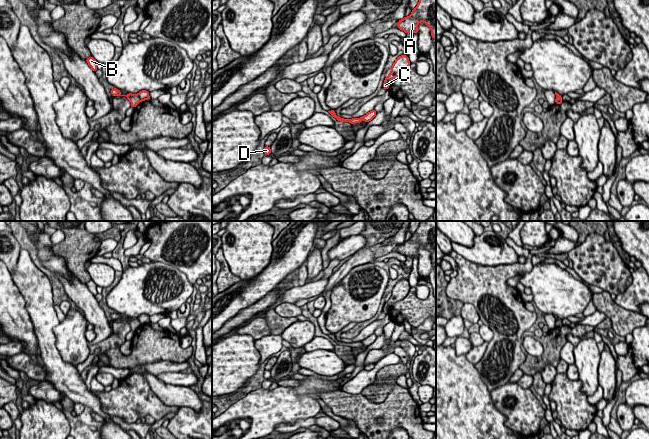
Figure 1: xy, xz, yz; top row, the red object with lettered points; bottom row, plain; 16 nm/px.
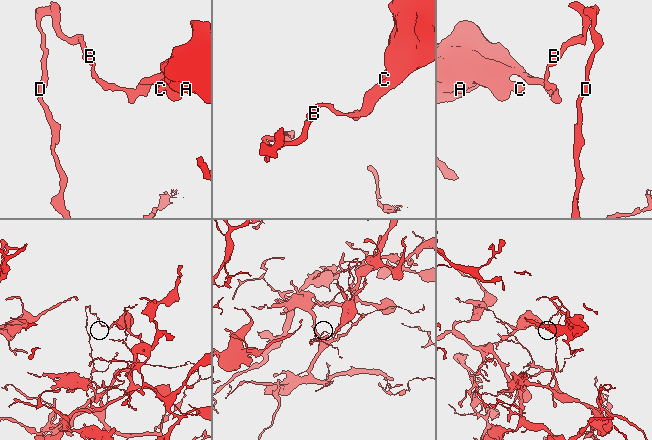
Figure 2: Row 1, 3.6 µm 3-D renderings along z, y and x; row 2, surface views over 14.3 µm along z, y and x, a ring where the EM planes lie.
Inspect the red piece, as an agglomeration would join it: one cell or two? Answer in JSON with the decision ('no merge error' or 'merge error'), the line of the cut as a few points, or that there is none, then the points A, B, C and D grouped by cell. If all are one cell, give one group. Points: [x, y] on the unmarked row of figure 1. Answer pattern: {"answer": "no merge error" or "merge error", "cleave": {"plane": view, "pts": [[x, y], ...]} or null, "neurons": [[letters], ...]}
{"answer": "merge error", "cleave": {"plane": "xy", "pts": [[137, 318], [141, 324]]}, "neurons": [["A", "C"], ["B", "D"]]}

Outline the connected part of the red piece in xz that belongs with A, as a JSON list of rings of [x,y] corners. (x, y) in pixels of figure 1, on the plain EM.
[[[420,221],[411,238],[398,245],[397,251],[405,257],[418,257],[418,248],[424,246],[436,265],[436,221]]]

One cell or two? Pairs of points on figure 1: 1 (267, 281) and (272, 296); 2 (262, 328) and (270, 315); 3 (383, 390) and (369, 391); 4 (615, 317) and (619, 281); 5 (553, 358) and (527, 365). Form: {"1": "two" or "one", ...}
{"1": "two", "2": "two", "3": "one", "4": "two", "5": "one"}

